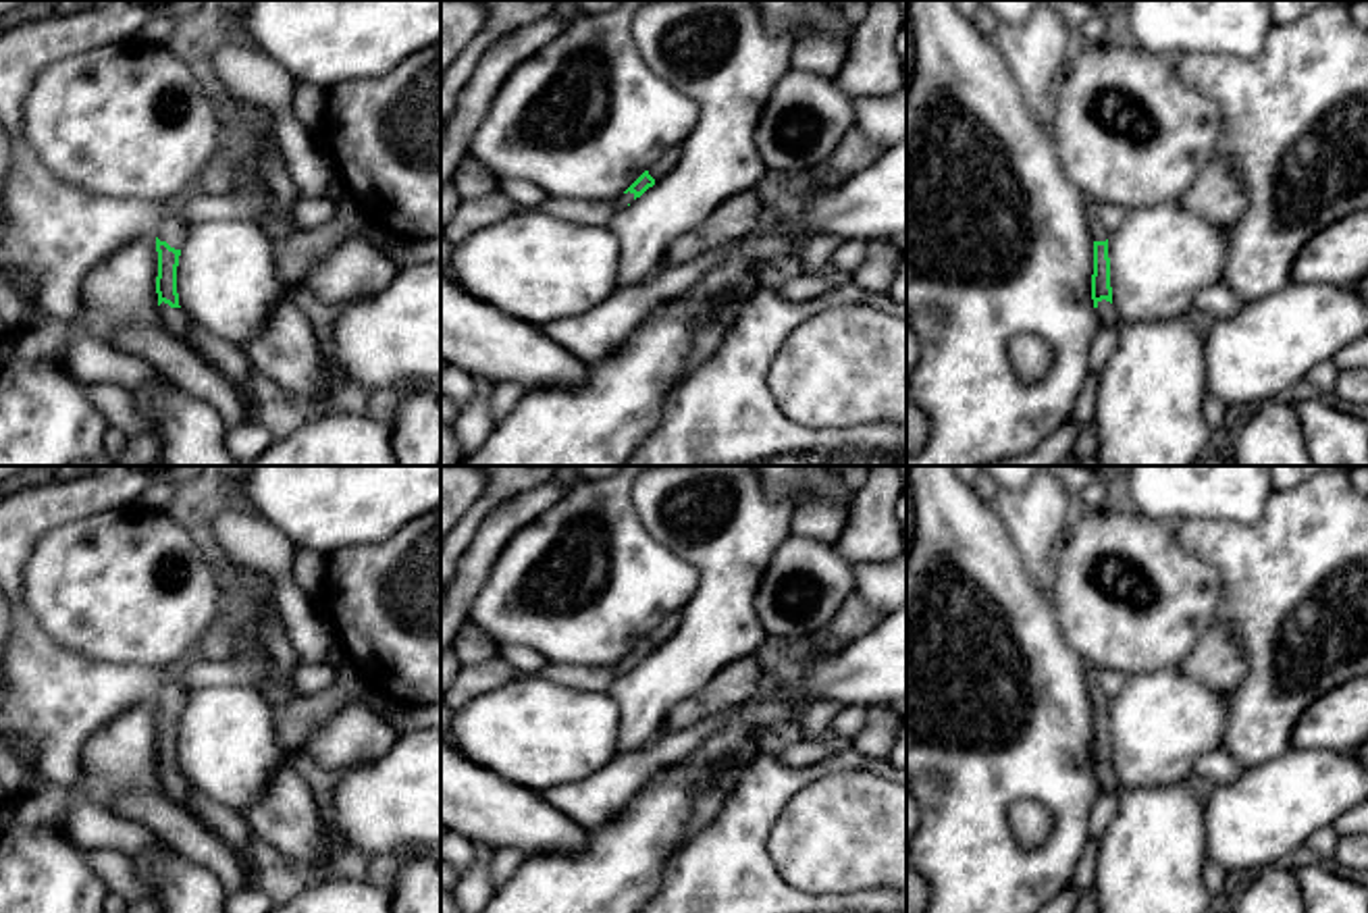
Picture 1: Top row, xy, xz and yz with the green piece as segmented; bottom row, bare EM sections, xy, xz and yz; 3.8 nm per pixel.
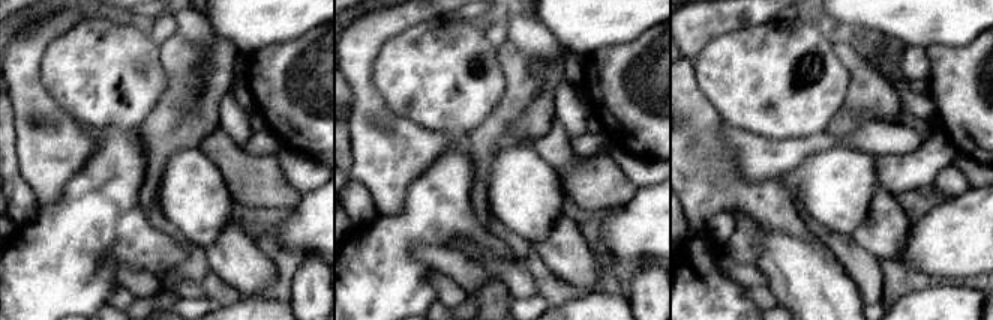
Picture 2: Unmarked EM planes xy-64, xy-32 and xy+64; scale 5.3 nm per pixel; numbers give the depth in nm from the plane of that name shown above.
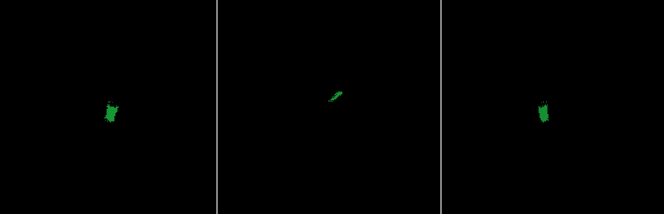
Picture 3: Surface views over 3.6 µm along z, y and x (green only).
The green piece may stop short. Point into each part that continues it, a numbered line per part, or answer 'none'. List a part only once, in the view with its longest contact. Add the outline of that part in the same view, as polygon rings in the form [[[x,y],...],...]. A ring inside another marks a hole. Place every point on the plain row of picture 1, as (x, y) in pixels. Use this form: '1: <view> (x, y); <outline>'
1: xy (173, 695); [[[202,641],[191,647],[181,659],[177,659],[175,663],[166,666],[164,672],[168,674],[166,684],[160,690],[158,697],[158,705],[166,707],[170,713],[181,715],[185,701],[191,693],[191,688],[187,688],[181,682],[181,674],[185,668],[193,666],[195,661],[206,659],[204,651],[202,651]]]
2: xy (227, 824); [[[162,767],[160,782],[170,801],[185,807],[220,842],[229,844],[249,865],[249,888],[258,886],[249,853],[249,842],[254,834],[243,815],[237,809],[216,803],[208,794],[195,790],[183,774],[170,774]]]

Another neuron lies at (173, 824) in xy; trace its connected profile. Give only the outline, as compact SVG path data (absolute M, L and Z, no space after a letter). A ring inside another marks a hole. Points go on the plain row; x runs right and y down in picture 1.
M150 790L116 794L114 815L148 826L177 853L212 869L227 894L249 888L249 865L198 817L168 797Z

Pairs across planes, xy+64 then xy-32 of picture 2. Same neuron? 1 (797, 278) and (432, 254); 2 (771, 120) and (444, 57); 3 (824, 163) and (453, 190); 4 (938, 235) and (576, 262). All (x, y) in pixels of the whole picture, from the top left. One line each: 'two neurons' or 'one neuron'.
1: two neurons
2: one neuron
3: two neurons
4: two neurons

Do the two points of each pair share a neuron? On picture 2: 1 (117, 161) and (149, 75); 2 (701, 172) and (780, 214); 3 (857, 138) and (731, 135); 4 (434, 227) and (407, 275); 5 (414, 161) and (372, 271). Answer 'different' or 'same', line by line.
1: different
2: same
3: same
4: same
5: different

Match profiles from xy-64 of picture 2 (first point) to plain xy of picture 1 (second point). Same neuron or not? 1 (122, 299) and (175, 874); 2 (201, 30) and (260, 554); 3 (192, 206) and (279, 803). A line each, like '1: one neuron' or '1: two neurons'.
1: two neurons
2: one neuron
3: two neurons

